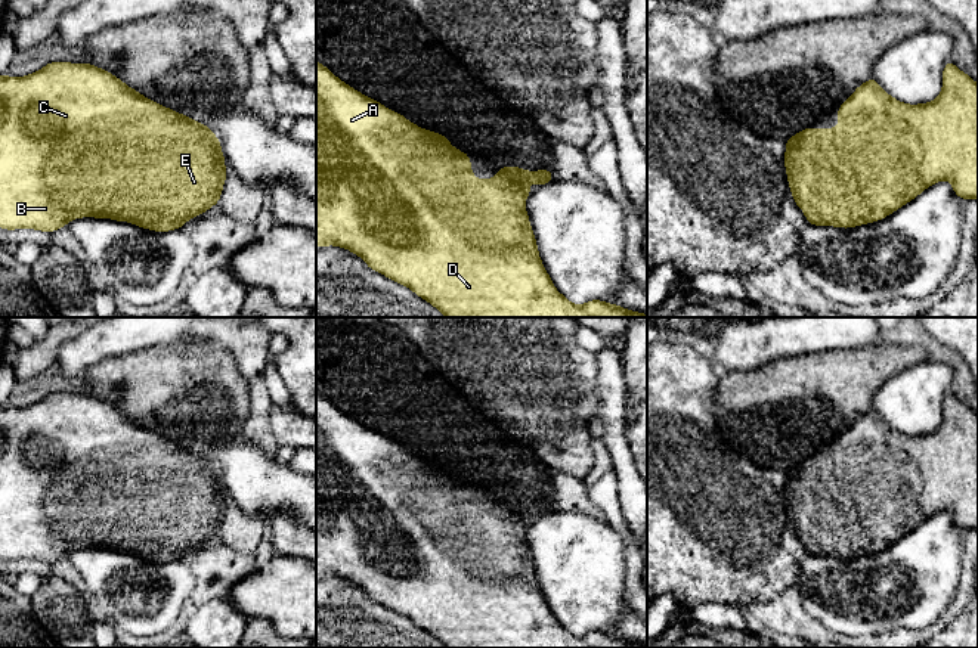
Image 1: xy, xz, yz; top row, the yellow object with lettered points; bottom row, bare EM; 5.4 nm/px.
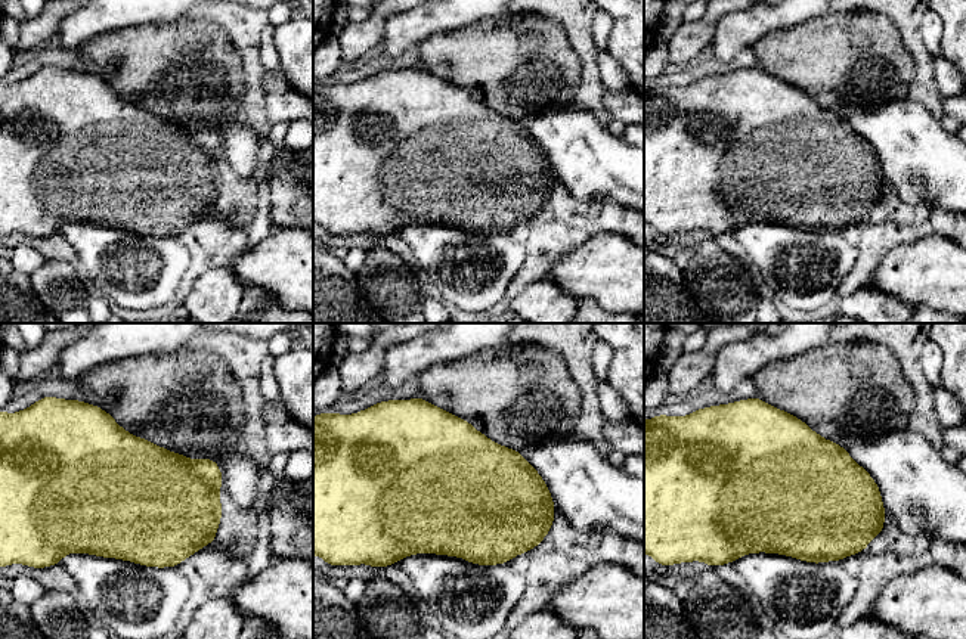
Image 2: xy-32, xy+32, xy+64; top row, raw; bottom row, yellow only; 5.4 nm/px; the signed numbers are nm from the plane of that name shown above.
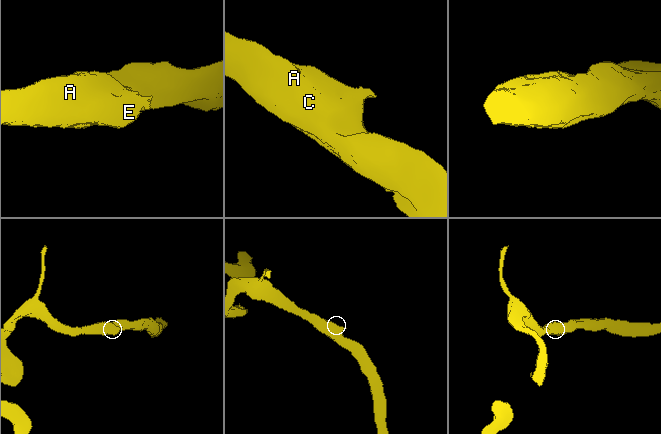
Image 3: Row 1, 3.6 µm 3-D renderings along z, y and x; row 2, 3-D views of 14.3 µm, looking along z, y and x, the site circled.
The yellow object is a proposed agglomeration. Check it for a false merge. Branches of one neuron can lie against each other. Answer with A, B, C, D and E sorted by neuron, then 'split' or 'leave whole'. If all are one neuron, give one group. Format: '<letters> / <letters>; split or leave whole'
A B C D E; leave whole

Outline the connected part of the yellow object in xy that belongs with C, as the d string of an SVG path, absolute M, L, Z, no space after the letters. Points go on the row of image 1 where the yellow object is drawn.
M49 62L40 71L25 77L0 75L0 229L35 229L55 232L68 221L81 217L129 221L155 232L180 229L220 201L226 180L226 165L217 136L205 125L168 109L133 90L114 74L87 62Z

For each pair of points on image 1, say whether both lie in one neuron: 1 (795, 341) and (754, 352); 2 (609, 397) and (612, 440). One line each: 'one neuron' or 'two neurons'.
1: one neuron
2: one neuron

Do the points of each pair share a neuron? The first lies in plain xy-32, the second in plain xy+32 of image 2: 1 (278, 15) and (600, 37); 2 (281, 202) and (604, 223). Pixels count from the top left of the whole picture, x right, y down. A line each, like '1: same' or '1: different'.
1: same
2: same

